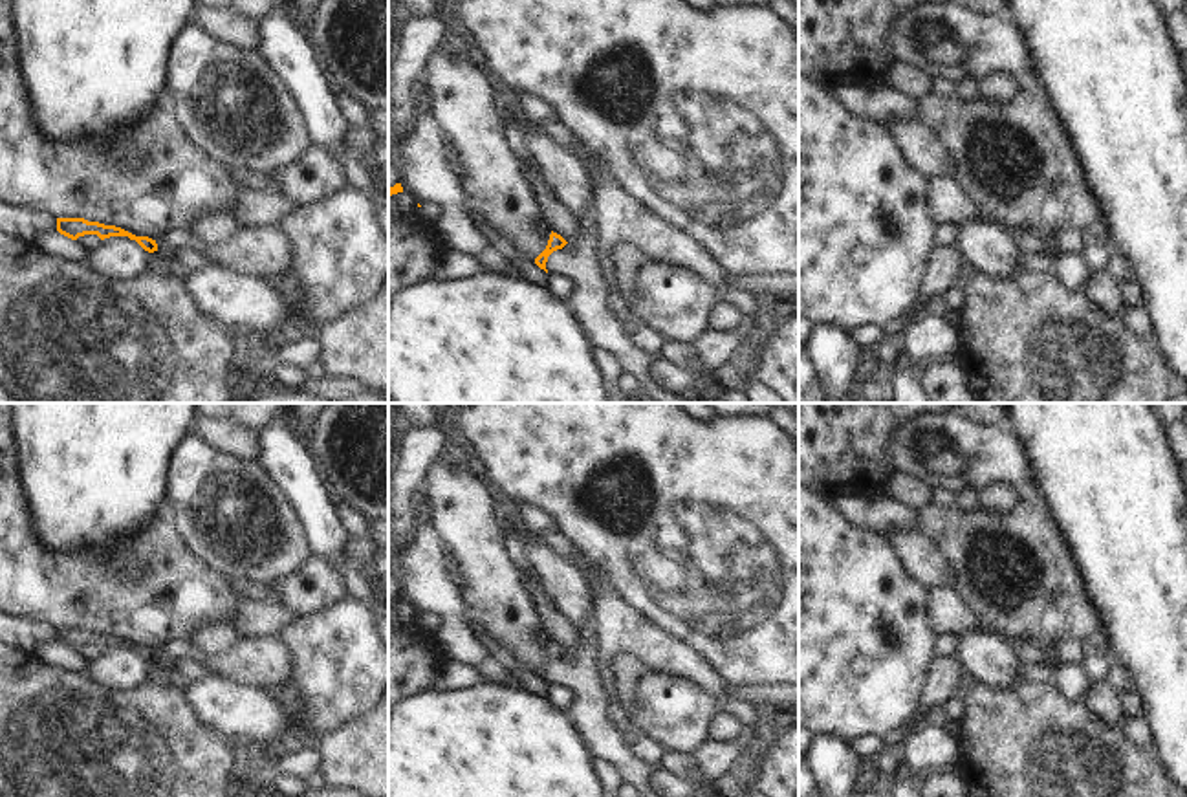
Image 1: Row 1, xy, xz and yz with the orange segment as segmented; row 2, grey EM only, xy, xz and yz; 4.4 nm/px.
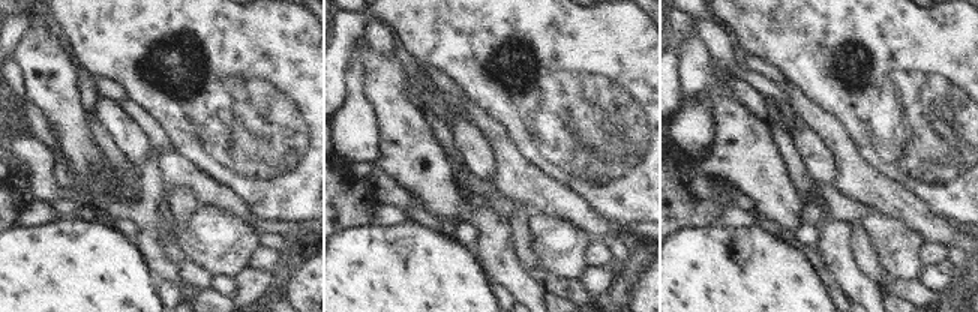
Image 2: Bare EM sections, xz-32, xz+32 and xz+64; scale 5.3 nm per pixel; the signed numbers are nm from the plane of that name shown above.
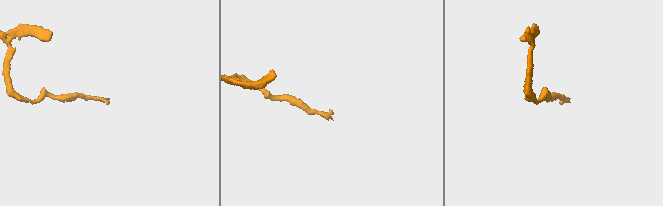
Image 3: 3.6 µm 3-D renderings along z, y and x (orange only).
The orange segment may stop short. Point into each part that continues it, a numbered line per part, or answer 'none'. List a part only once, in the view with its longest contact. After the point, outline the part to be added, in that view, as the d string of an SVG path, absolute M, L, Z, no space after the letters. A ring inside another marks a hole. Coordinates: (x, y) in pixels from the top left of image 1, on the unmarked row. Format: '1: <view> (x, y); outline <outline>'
1: xz (579, 671); outline M594 614L577 627L579 647L562 660L548 667L548 683L559 683L573 693L568 707L568 720L579 740L594 759L612 764L623 784L630 784L639 797L654 797L647 790L652 766L643 760L628 744L628 737L619 733L608 720L608 709L617 702L617 694L601 671L597 647L597 628Z

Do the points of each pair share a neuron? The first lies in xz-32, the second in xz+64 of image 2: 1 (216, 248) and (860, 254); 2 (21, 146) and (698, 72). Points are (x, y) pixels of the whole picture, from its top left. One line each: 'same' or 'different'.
1: different
2: same

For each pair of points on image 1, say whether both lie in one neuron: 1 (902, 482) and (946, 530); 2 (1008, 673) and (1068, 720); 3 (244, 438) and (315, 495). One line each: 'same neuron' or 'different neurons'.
1: different neurons
2: different neurons
3: different neurons

